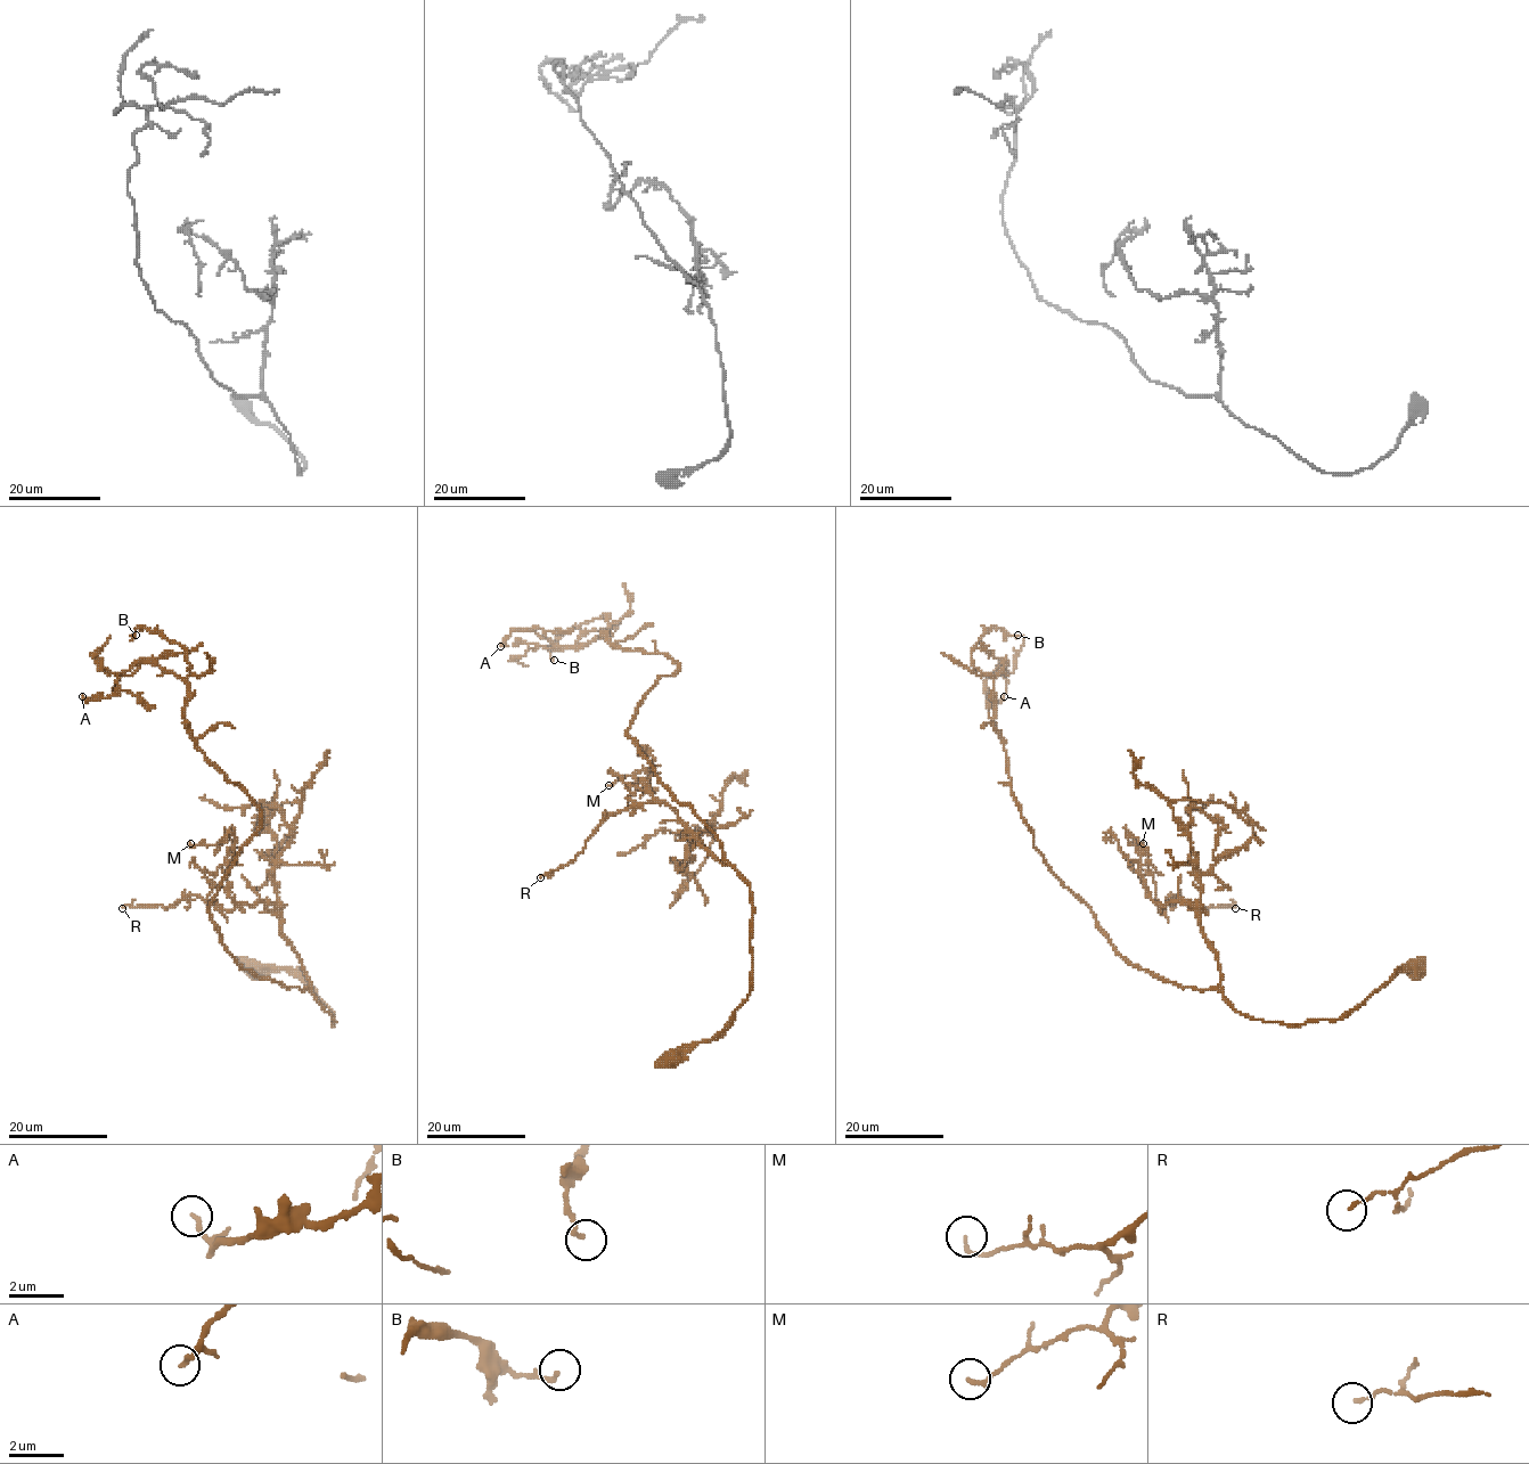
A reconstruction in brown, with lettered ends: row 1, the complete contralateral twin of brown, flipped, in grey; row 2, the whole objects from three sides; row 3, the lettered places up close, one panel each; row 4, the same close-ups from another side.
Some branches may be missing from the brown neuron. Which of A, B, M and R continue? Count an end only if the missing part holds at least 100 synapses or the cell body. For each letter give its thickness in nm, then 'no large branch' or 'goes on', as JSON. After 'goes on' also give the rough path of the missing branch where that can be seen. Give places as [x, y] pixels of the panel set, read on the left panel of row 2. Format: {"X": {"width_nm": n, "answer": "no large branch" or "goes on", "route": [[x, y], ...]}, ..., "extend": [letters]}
{"A": {"width_nm": 150, "answer": "no large branch"}, "B": {"width_nm": 180, "answer": "no large branch"}, "M": {"width_nm": 130, "answer": "no large branch"}, "R": {"width_nm": 120, "answer": "no large branch"}, "extend": []}

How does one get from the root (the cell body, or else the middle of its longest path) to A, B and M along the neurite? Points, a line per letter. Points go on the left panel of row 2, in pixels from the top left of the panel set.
A: (256, 967), (294, 971), (333, 1024), (211, 919), (260, 810), (196, 747), (189, 685), (137, 661), (82, 696)
B: (256, 967), (294, 971), (333, 1024), (227, 950), (209, 905), (260, 810), (196, 747), (187, 651), (136, 635)
M: (256, 967), (294, 971), (333, 1013), (333, 1024), (276, 908), (239, 905), (227, 891), (230, 837), (190, 843)

